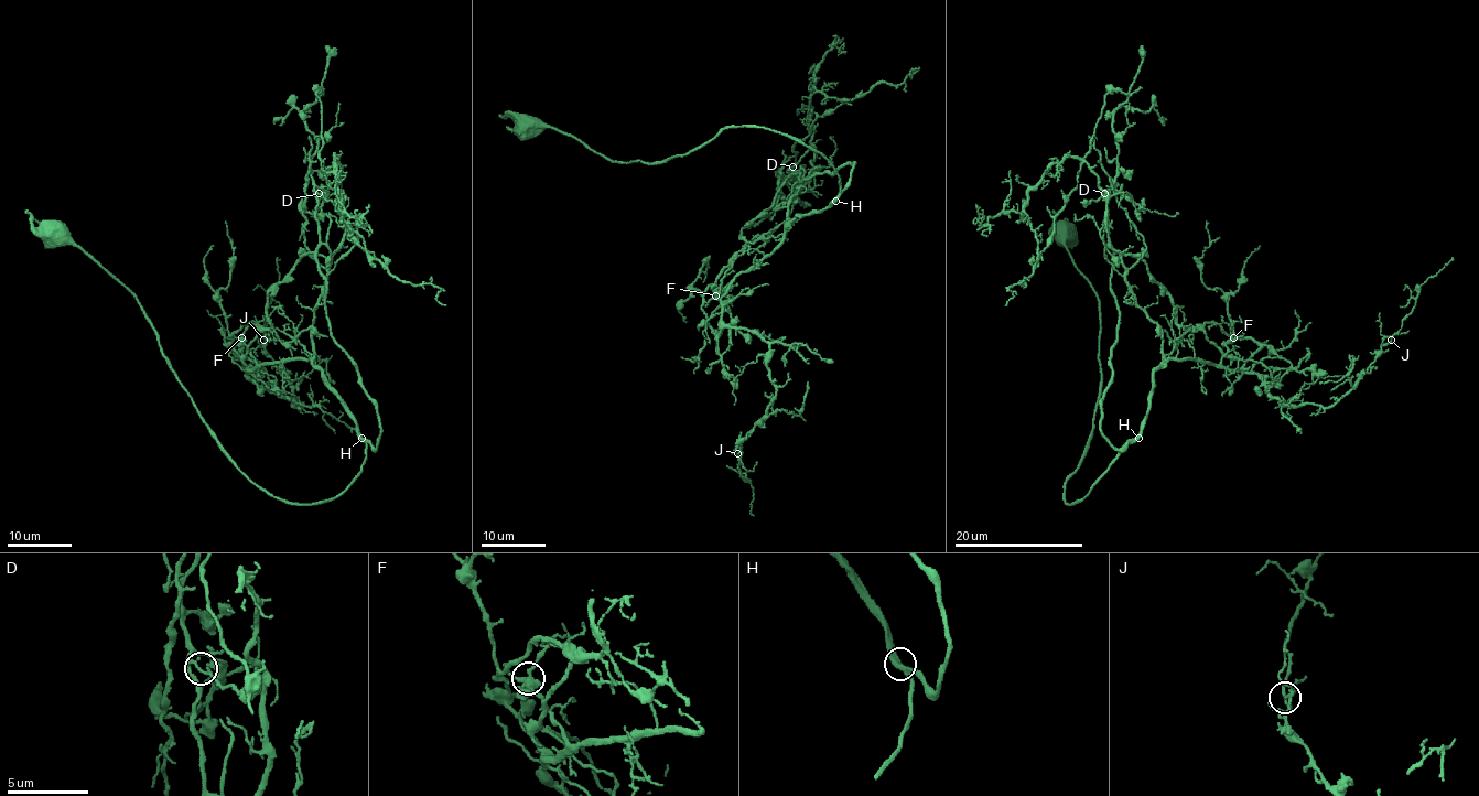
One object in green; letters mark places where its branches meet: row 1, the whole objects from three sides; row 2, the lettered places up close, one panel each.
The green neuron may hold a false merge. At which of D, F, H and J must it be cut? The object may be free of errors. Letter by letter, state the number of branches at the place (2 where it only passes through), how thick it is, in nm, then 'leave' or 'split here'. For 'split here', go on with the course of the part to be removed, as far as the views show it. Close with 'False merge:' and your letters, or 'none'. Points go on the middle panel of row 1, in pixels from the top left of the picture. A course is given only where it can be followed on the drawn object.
D: 2 | 200 nm | leave
F: 3 | 400 nm | leave
H: 2 | 360 nm | leave
J: 2 | 180 nm | leave
False merge: none

